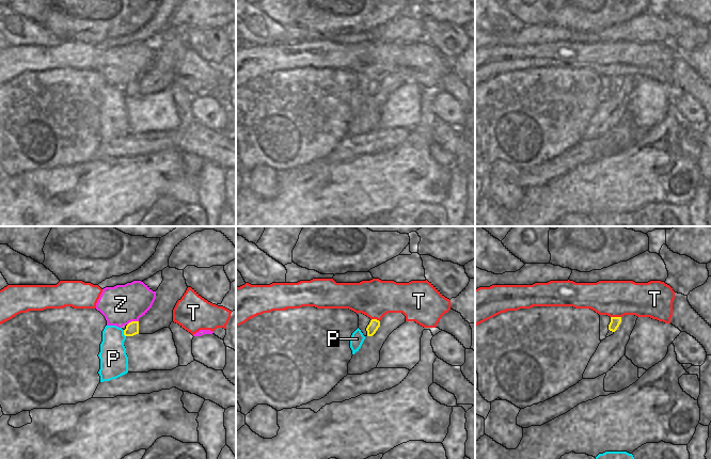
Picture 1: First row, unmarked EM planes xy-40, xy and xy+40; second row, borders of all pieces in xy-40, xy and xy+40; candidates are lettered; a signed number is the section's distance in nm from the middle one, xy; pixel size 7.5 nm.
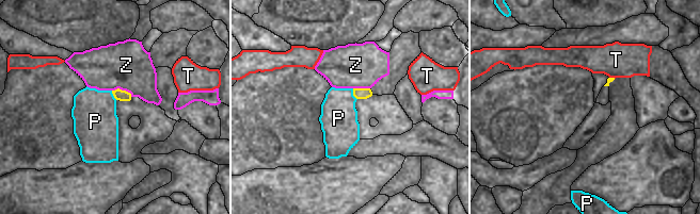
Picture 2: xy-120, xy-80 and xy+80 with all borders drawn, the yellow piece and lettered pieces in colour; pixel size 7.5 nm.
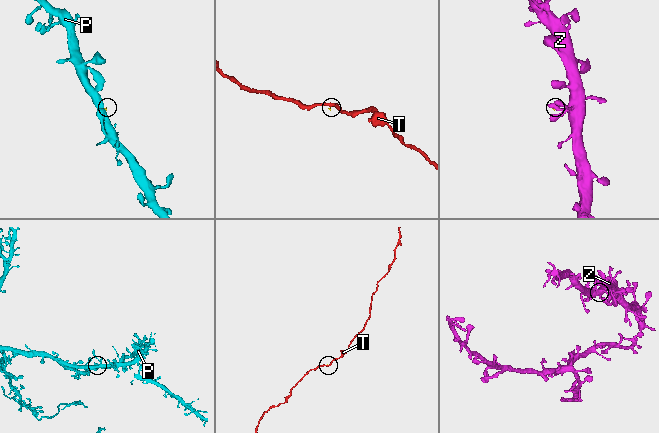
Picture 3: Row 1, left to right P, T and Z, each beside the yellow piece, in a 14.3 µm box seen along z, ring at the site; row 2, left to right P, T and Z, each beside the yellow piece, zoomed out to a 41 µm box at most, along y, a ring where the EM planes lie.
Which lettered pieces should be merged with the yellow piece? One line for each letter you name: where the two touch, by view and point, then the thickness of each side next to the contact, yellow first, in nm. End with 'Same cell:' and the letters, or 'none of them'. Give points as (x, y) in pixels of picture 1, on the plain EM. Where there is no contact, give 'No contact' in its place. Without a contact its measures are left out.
Same cell: none of them

